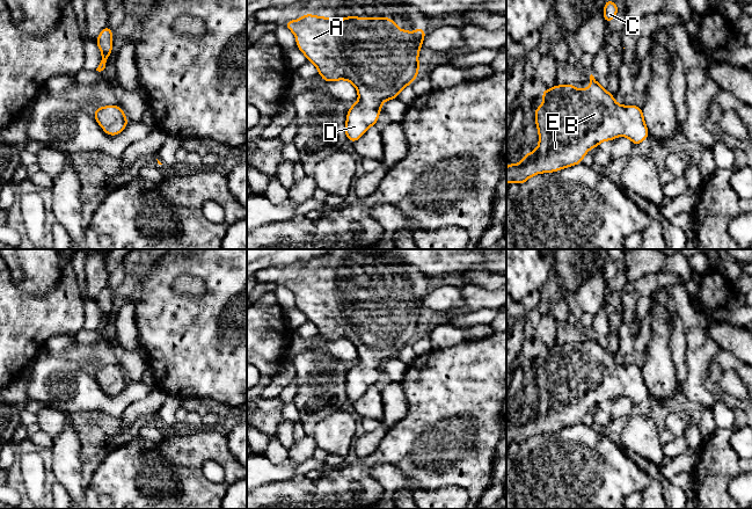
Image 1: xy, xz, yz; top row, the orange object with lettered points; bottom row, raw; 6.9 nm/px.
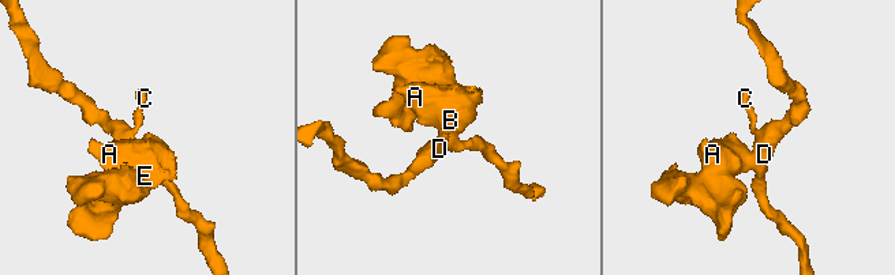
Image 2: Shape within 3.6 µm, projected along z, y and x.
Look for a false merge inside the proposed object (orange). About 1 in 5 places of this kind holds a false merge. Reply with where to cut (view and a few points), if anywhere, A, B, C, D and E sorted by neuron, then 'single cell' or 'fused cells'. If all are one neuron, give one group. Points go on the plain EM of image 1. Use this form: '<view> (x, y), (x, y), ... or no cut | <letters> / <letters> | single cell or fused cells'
no cut | A B C D E | single cell

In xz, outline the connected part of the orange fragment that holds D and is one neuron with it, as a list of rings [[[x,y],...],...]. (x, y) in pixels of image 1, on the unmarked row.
[[[305,274],[299,279],[284,283],[294,295],[297,307],[314,323],[327,342],[349,340],[357,349],[359,361],[346,375],[345,394],[357,401],[379,379],[381,364],[399,357],[399,352],[417,337],[418,312],[426,292],[416,286],[416,292],[400,290],[389,277],[355,277],[333,279]]]

